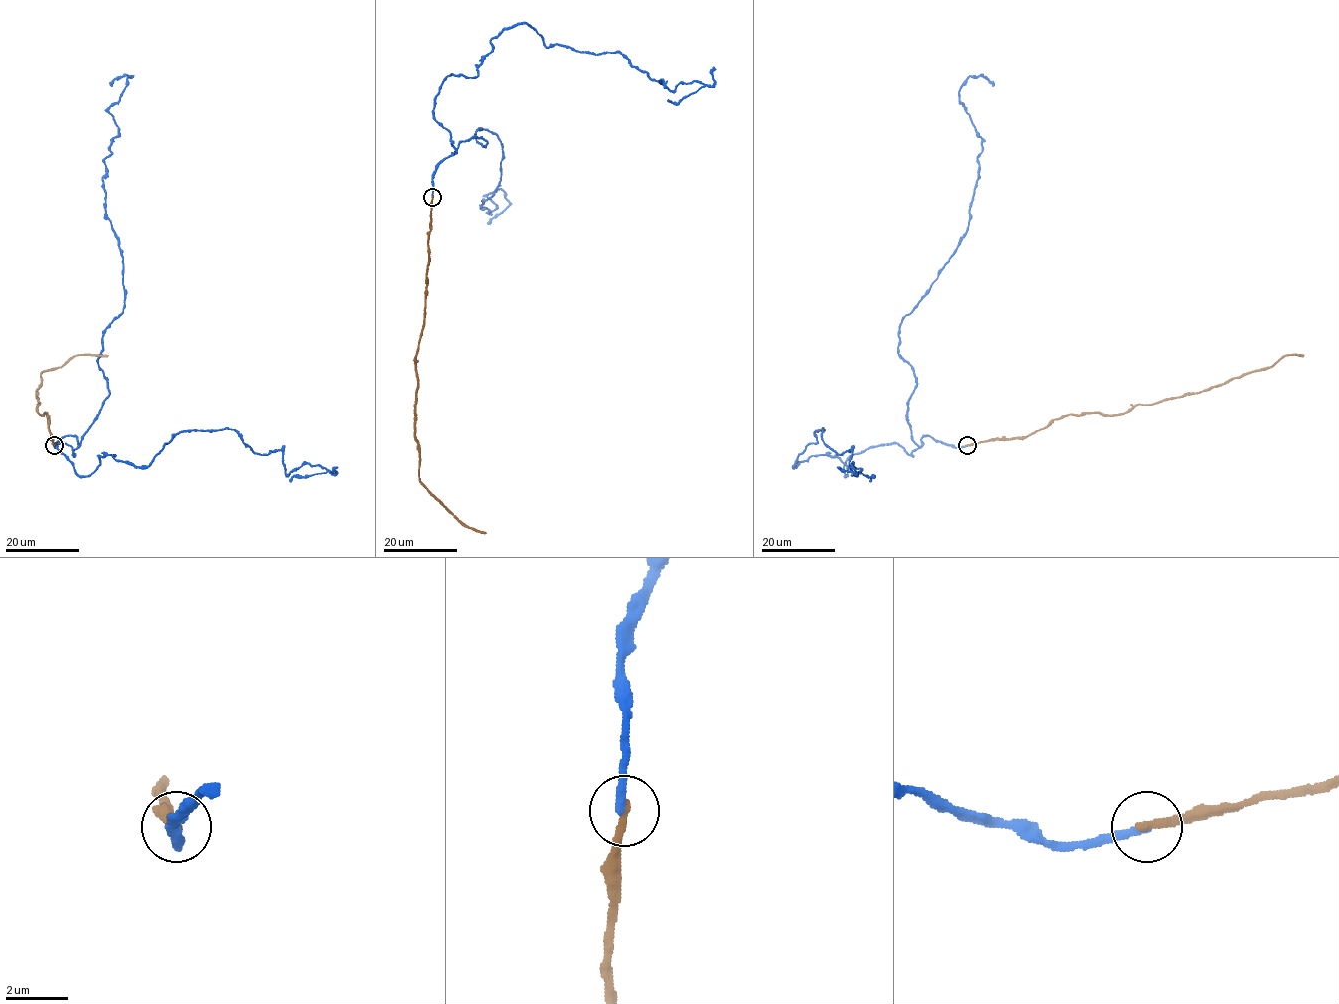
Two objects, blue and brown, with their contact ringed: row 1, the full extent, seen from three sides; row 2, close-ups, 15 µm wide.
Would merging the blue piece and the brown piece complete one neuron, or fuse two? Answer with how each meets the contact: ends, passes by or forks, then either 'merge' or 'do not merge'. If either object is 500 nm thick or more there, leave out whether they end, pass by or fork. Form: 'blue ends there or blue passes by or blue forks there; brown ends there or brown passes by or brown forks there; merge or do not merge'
blue ends there; brown ends there; do not merge

